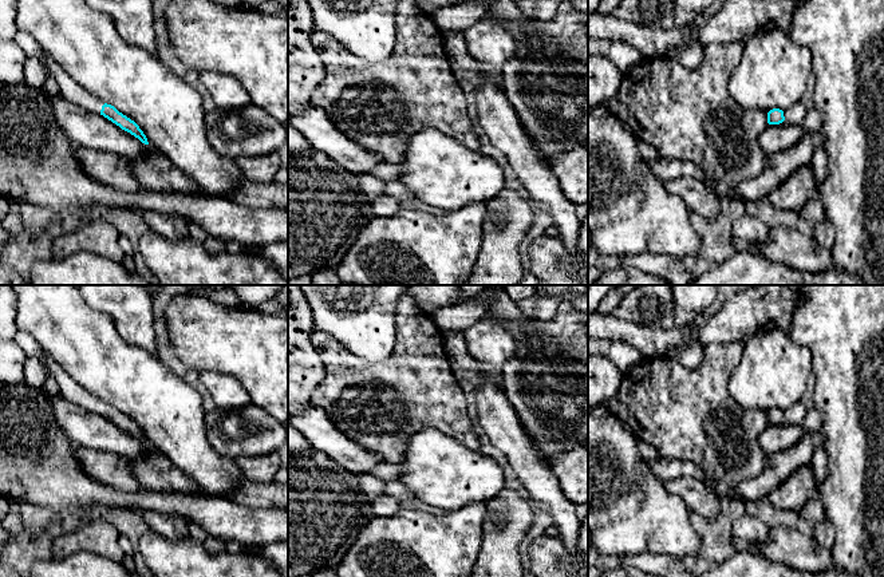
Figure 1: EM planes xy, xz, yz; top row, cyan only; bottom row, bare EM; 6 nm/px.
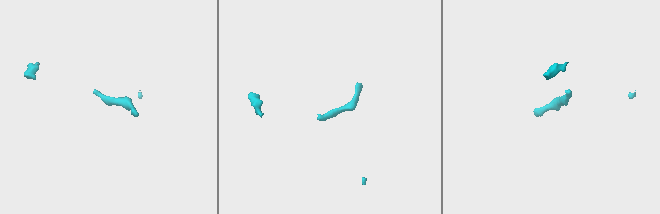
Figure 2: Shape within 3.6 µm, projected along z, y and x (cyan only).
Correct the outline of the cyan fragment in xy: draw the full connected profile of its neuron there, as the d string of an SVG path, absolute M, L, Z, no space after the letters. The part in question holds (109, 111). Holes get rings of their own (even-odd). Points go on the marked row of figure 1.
M17 29L15 42L24 51L27 58L46 59L51 74L60 88L62 95L64 95L72 103L84 107L86 110L103 115L104 118L119 126L122 130L138 138L142 143L149 145L146 135L134 120L119 112L114 106L103 103L91 92L82 88L70 76L70 74L63 70L60 64L58 64L51 56L46 54L46 51L29 33Z

